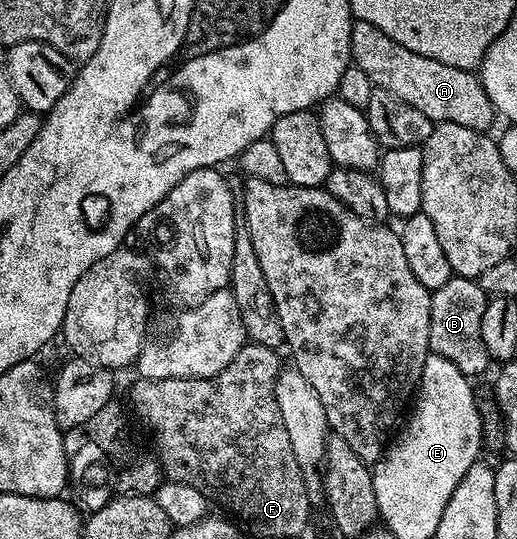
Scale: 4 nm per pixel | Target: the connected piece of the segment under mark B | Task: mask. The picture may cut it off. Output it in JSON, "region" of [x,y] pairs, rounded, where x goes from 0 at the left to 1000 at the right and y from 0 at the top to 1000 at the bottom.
{"region":[[[878,510],[855,532],[834,538],[834,547],[830,649],[878,673],[901,701],[921,703],[948,679],[940,636],[932,636],[932,584],[944,568],[946,545],[936,542],[926,519]]]}

